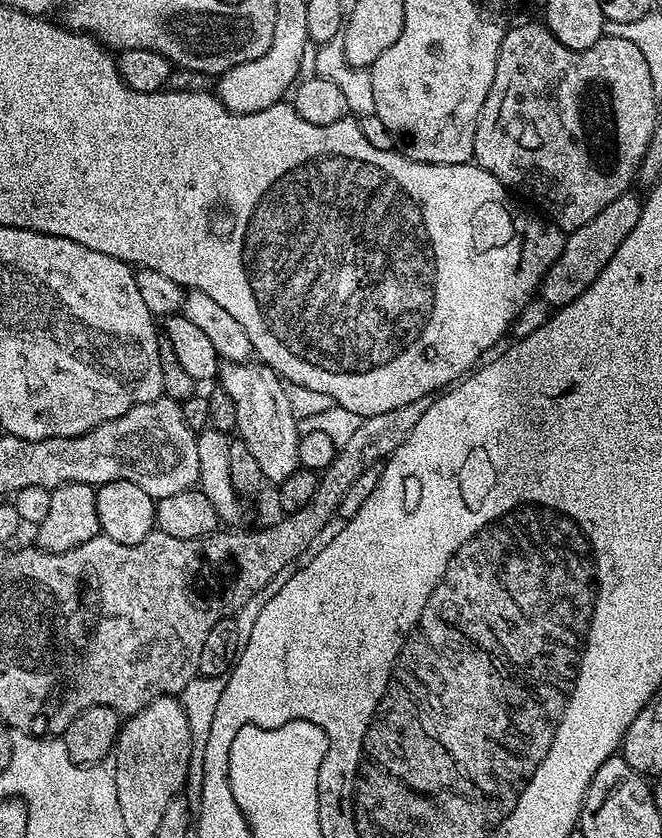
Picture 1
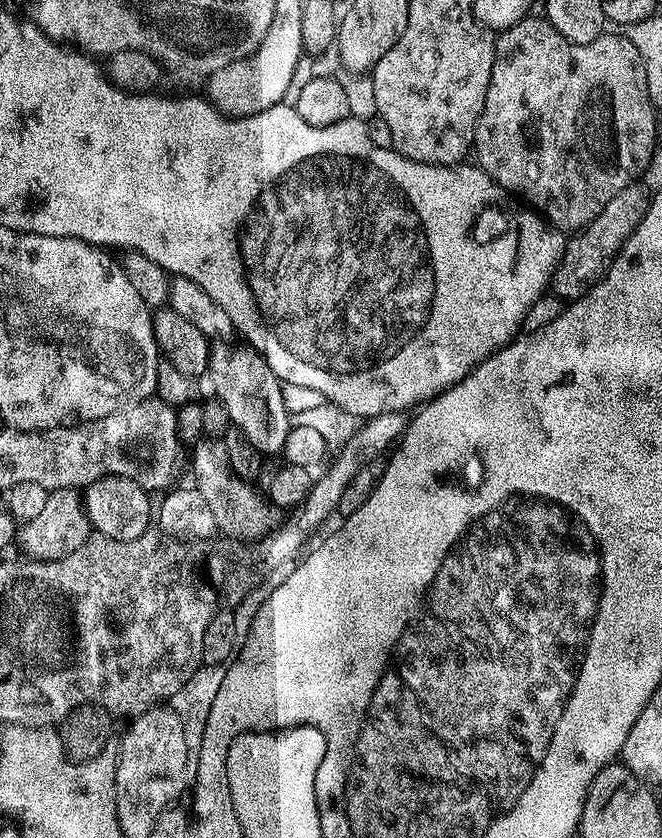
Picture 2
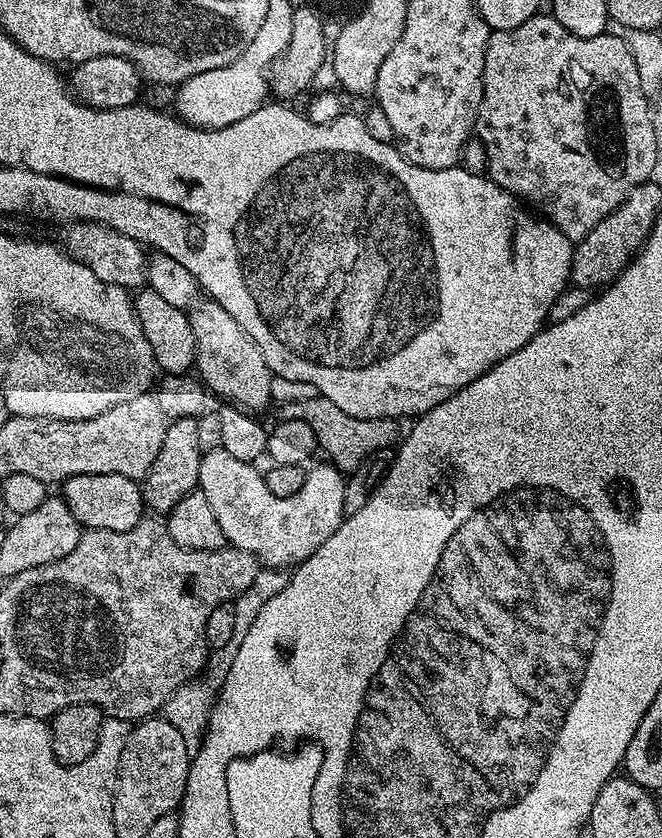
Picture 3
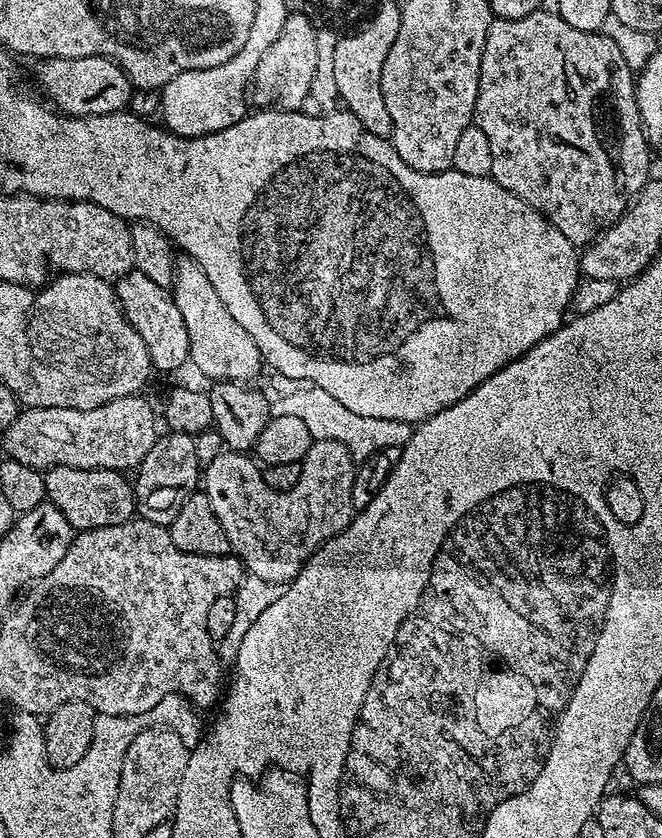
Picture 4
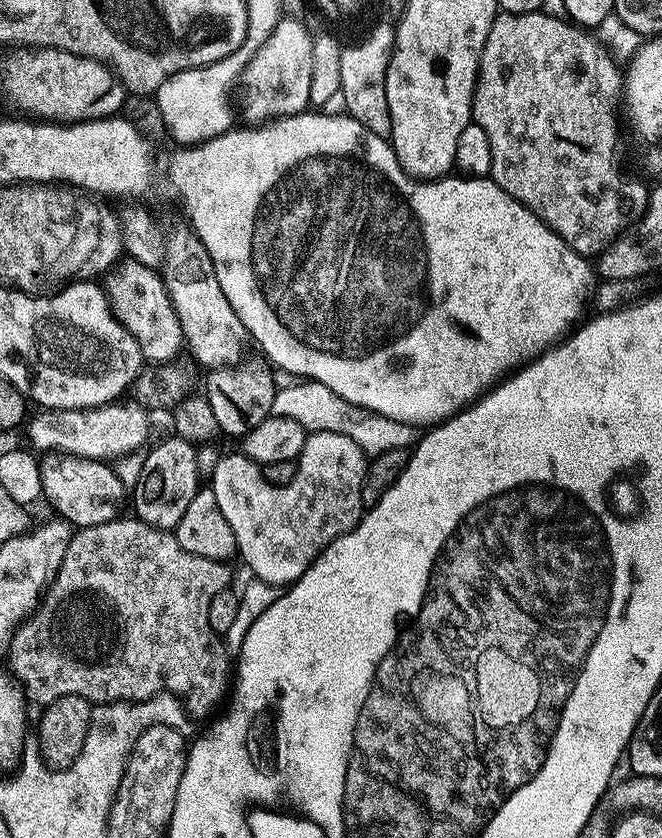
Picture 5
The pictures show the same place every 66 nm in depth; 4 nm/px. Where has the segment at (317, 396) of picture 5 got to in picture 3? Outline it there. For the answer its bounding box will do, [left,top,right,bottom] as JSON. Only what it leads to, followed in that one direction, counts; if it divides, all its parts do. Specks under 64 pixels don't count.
[279,396,400,474]

